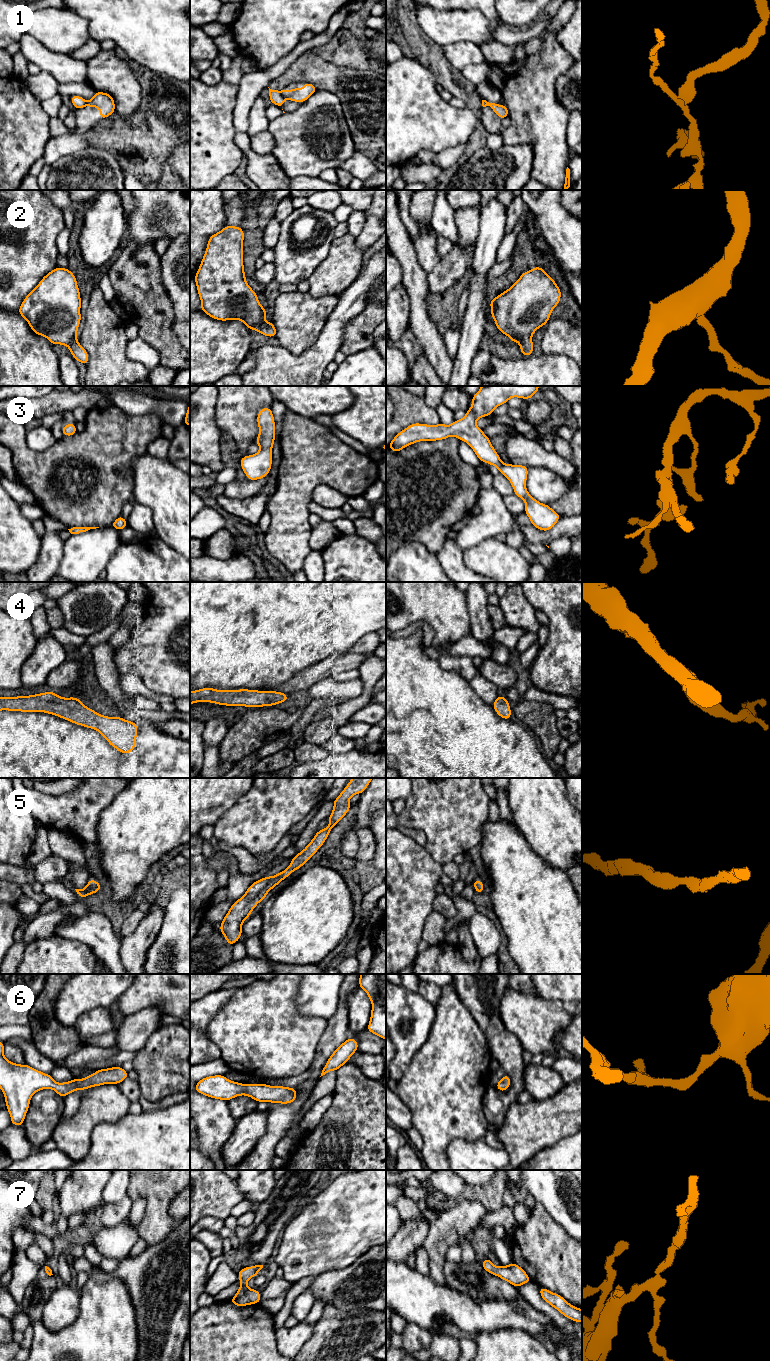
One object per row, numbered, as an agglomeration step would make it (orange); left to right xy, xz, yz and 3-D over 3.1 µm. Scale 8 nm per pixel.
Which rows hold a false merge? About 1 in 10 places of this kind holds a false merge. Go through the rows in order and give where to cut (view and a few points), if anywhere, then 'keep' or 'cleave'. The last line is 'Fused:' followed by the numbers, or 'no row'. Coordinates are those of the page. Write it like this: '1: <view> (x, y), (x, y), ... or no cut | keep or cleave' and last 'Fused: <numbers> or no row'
1: xz (280, 91), (283, 98) | cleave
2: no cut | keep
3: no cut | keep
4: no cut | keep
5: no cut | keep
6: no cut | keep
7: no cut | keep
Fused: 1

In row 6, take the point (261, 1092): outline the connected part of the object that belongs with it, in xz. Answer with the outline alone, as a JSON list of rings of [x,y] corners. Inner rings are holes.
[[[224,1075],[207,1076],[197,1081],[194,1090],[209,1098],[228,1102],[237,1096],[245,1095],[258,1102],[290,1104],[297,1098],[294,1087],[270,1086],[267,1084],[242,1084],[230,1081]]]

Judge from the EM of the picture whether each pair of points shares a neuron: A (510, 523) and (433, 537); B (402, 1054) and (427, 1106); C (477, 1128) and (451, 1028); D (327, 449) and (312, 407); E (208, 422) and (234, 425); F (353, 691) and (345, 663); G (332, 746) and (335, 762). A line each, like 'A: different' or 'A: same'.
A: different
B: different
C: same
D: different
E: different
F: different
G: different

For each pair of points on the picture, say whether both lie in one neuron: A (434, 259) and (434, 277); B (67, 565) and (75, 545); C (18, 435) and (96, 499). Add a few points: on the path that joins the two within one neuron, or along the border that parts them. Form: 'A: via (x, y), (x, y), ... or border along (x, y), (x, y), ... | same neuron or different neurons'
A: border along (441, 258), (427, 275) | different neurons
B: via (72, 560), (75, 557), (75, 550) | same neuron
C: via (27, 461), (46, 480), (55, 497), (70, 501) | same neuron

